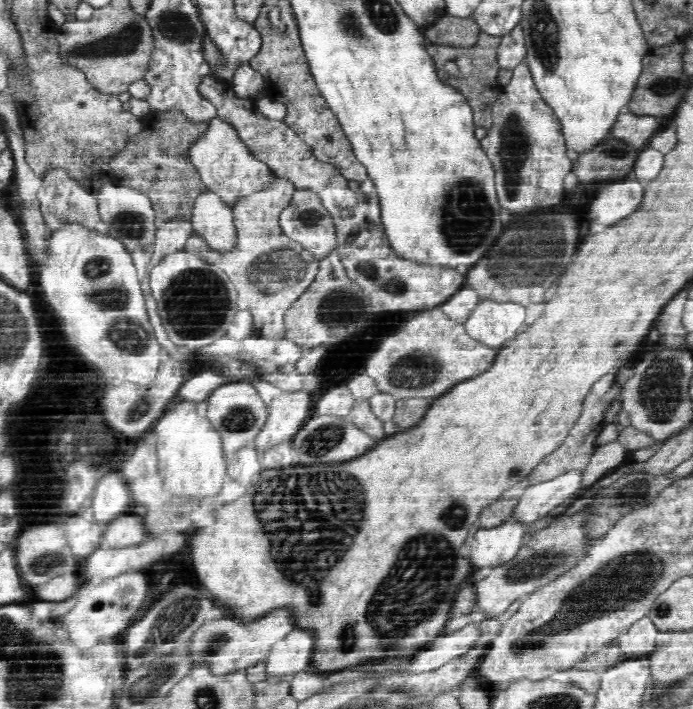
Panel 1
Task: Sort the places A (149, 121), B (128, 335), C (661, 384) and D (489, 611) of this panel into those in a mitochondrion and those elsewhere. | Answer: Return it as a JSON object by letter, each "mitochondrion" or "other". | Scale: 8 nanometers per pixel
{"A":"other","B":"mitochondrion","C":"mitochondrion","D":"other"}

